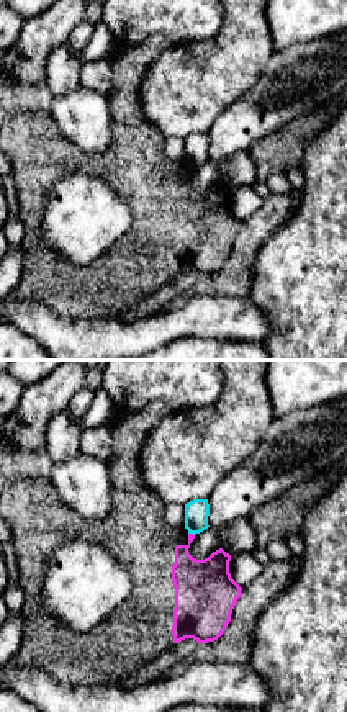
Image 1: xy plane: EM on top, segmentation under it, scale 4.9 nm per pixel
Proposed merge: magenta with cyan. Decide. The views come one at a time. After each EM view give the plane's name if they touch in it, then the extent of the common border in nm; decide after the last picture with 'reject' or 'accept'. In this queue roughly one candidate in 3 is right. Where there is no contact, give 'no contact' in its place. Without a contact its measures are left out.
meets magenta in xy; contact 40 nm long

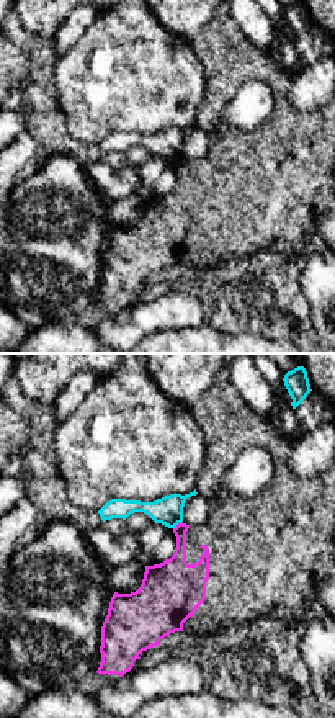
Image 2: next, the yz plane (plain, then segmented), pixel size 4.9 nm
meets magenta in yz; contact 60 nm long

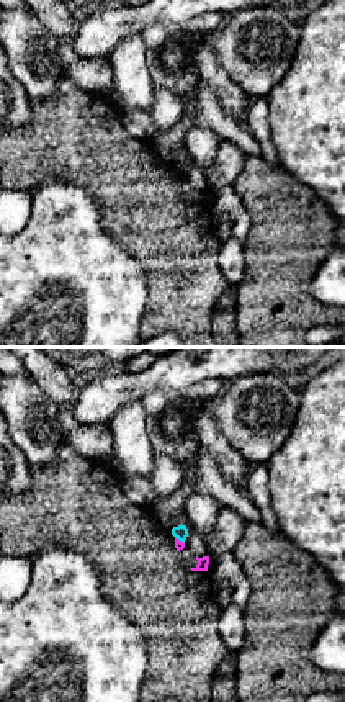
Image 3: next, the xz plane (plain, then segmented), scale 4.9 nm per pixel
meets magenta in xz; contact 60 nm long

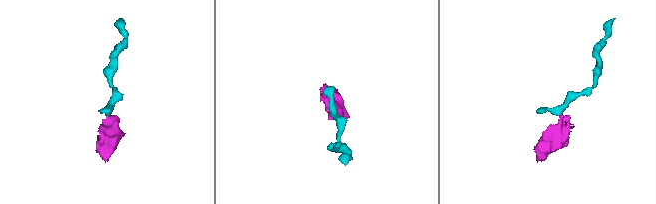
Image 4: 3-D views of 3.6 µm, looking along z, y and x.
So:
reject

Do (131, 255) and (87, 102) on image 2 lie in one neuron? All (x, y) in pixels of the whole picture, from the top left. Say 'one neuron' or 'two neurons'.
two neurons

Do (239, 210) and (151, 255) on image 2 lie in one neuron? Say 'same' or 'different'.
same

